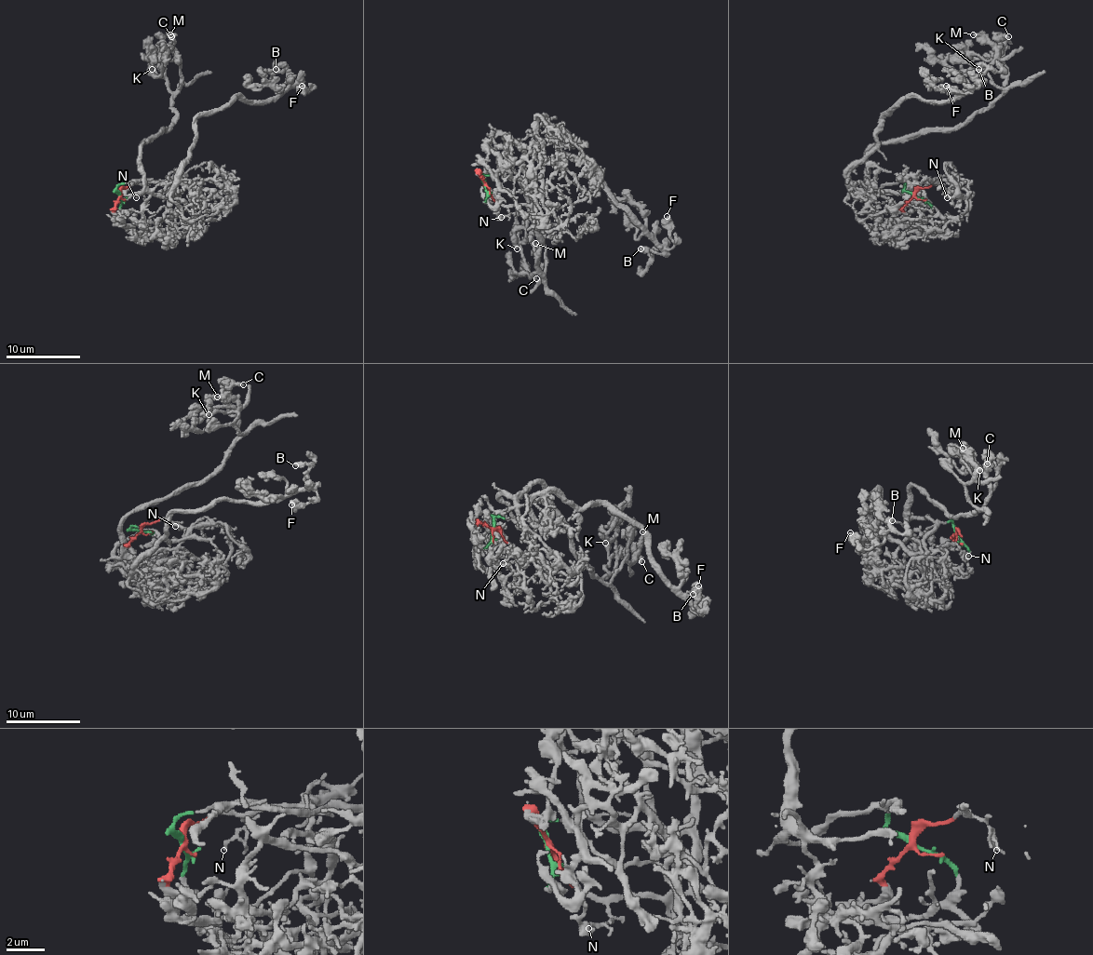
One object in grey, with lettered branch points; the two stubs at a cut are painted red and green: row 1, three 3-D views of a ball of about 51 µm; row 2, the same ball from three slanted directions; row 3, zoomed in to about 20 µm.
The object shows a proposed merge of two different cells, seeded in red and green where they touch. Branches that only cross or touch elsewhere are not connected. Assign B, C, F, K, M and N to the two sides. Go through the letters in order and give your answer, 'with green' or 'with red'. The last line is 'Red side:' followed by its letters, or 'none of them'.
B: with red
C: with green
F: with red
K: with green
M: with green
N: with red
Red side: B, F, N

